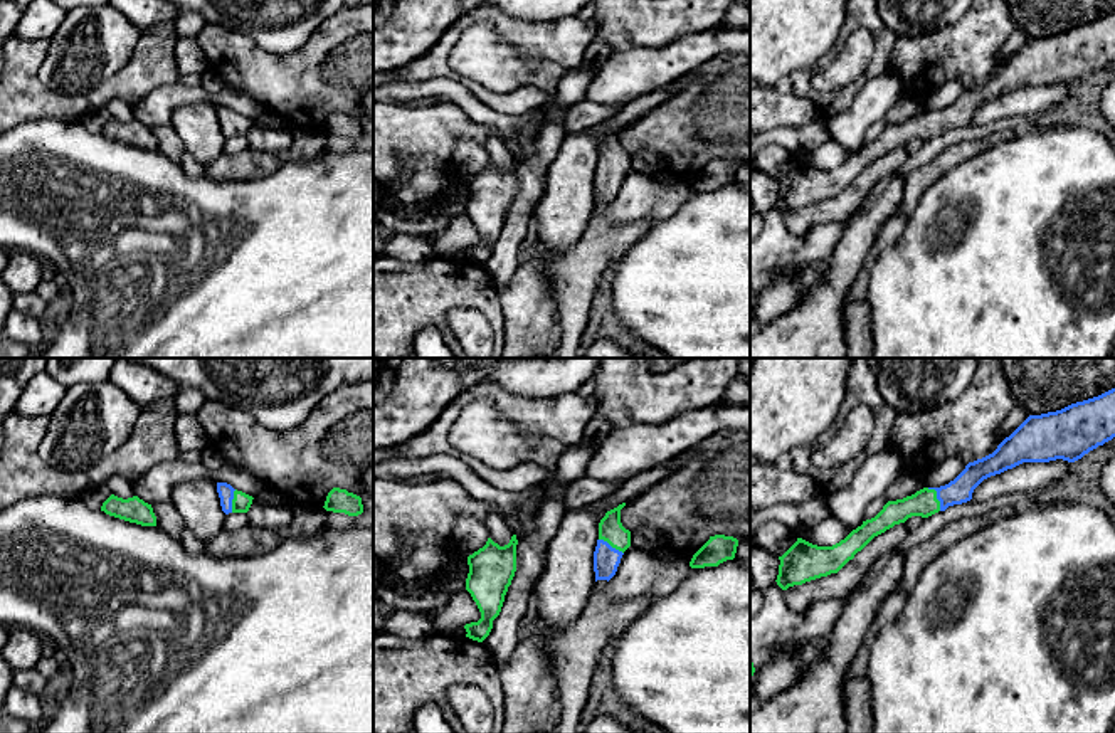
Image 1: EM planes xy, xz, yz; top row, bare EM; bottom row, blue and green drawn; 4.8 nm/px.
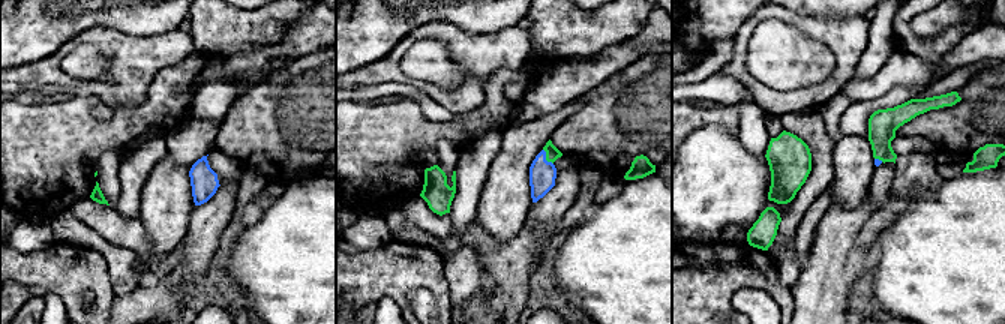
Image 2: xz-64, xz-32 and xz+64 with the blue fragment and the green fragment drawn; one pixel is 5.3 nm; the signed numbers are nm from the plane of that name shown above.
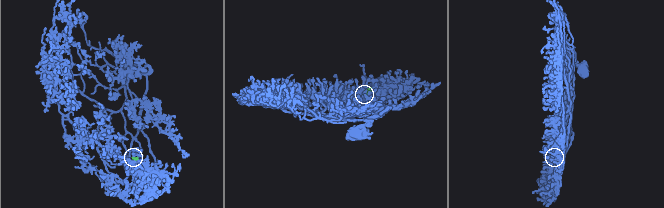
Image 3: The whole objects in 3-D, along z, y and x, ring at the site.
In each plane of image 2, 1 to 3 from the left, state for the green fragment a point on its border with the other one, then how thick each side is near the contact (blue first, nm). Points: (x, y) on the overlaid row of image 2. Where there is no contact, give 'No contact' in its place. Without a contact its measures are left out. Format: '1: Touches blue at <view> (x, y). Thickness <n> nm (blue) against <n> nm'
1: No contact
2: Touches blue at xz-32 (545, 158). Thickness 140 nm (blue) against 80 nm
3: Touches blue at xz+64 (878, 159). Thickness 40 nm (blue) against 160 nm

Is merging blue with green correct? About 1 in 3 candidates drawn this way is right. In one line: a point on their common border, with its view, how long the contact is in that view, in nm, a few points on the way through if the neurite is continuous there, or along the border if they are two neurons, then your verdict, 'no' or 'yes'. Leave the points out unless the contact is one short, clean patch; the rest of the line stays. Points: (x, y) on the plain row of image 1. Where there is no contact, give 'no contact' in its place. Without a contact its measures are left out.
yz (937, 120) | 130 nm | across yz (957, 115), (937, 120), (924, 126) | yes

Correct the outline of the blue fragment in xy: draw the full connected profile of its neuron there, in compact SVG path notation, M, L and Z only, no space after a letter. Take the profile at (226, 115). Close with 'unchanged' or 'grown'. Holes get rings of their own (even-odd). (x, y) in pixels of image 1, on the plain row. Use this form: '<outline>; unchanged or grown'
M217 106L217 116L220 121L220 129L225 138L229 136L247 136L252 128L252 119L234 113L227 106Z; grown

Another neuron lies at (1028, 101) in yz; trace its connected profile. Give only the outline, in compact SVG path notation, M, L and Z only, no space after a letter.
M1056 82L1049 86L1023 86L1012 92L984 103L972 116L974 124L987 124L1002 118L1034 118L1058 104L1070 94L1073 86Z

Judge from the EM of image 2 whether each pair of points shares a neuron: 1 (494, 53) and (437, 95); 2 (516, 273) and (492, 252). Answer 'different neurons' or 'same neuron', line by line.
1: same neuron
2: same neuron

